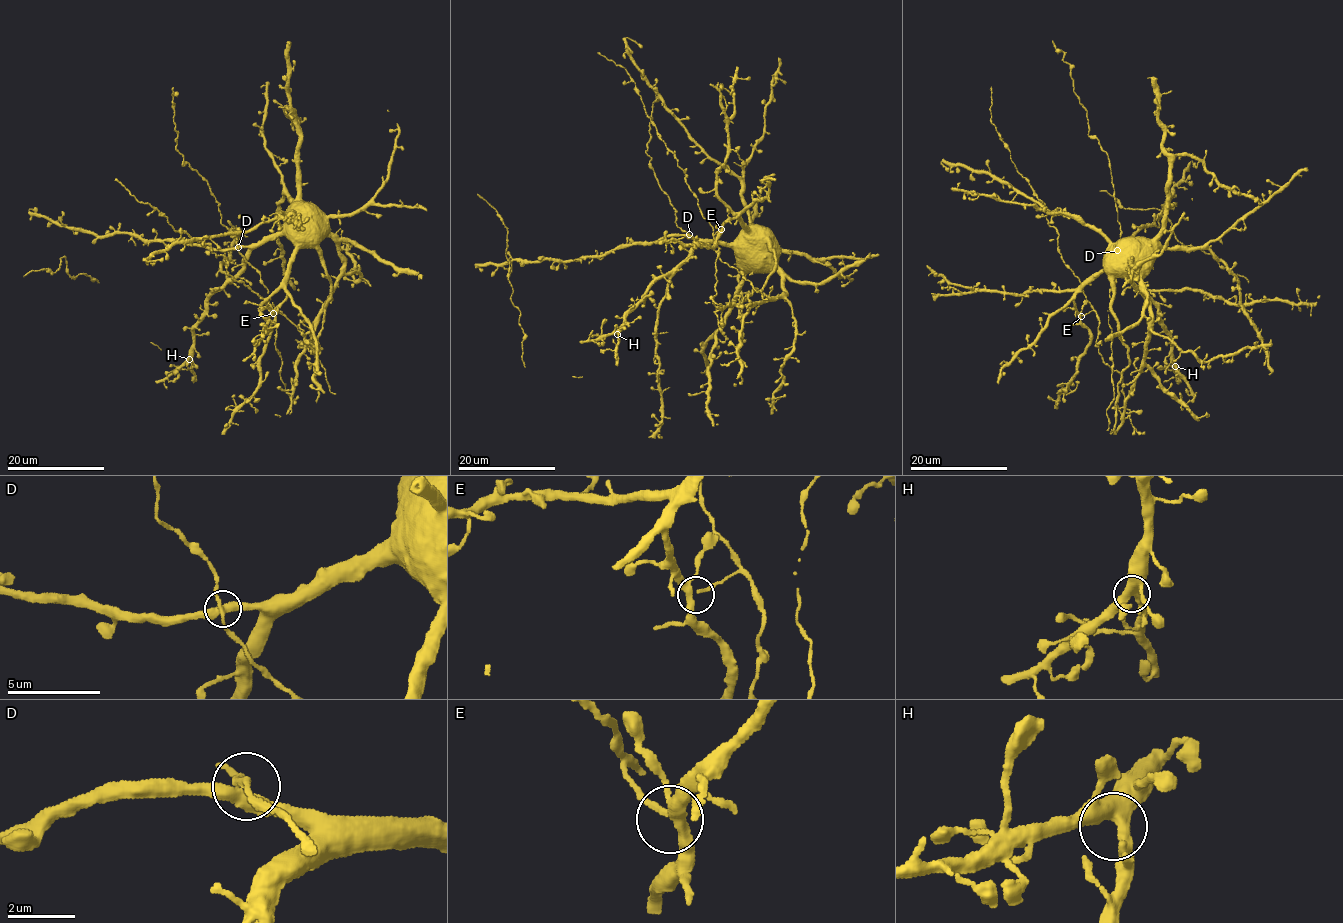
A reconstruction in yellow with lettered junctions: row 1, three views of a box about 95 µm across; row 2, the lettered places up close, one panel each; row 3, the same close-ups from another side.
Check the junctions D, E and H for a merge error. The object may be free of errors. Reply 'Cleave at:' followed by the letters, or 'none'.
Cleave at: none

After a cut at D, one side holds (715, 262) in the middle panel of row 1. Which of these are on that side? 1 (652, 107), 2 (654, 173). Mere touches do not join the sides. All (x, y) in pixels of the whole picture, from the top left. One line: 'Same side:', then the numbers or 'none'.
Same side: none

